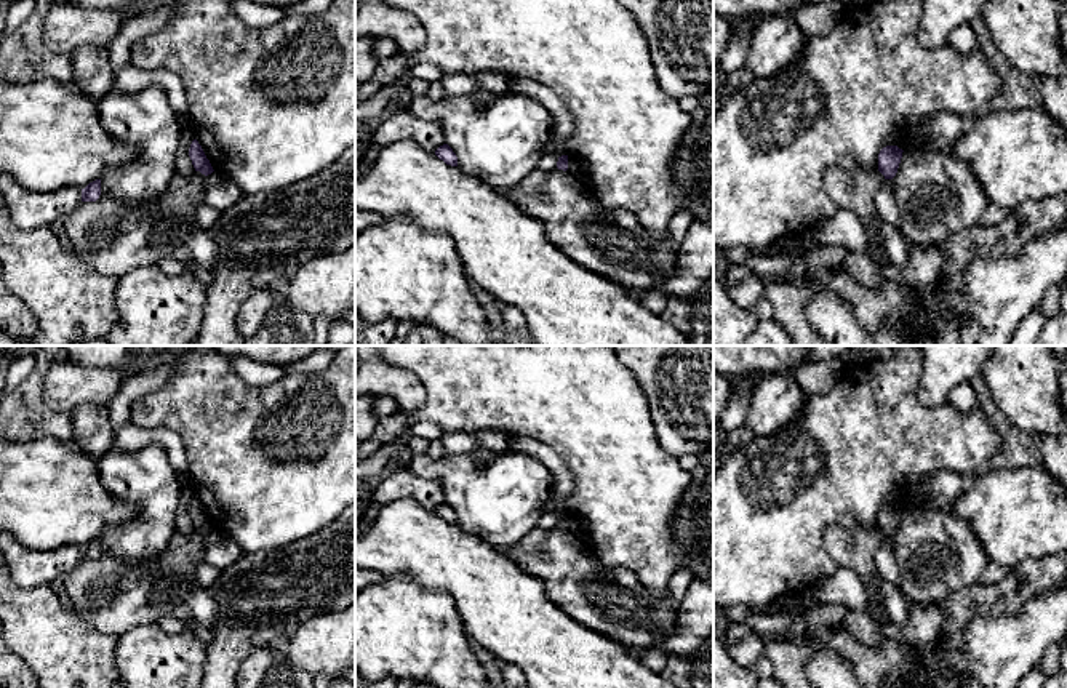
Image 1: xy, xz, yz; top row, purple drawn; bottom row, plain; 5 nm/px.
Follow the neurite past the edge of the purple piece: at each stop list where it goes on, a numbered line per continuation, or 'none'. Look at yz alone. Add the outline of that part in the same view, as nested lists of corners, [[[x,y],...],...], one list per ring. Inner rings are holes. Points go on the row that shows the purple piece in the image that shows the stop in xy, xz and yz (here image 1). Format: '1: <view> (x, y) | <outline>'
none

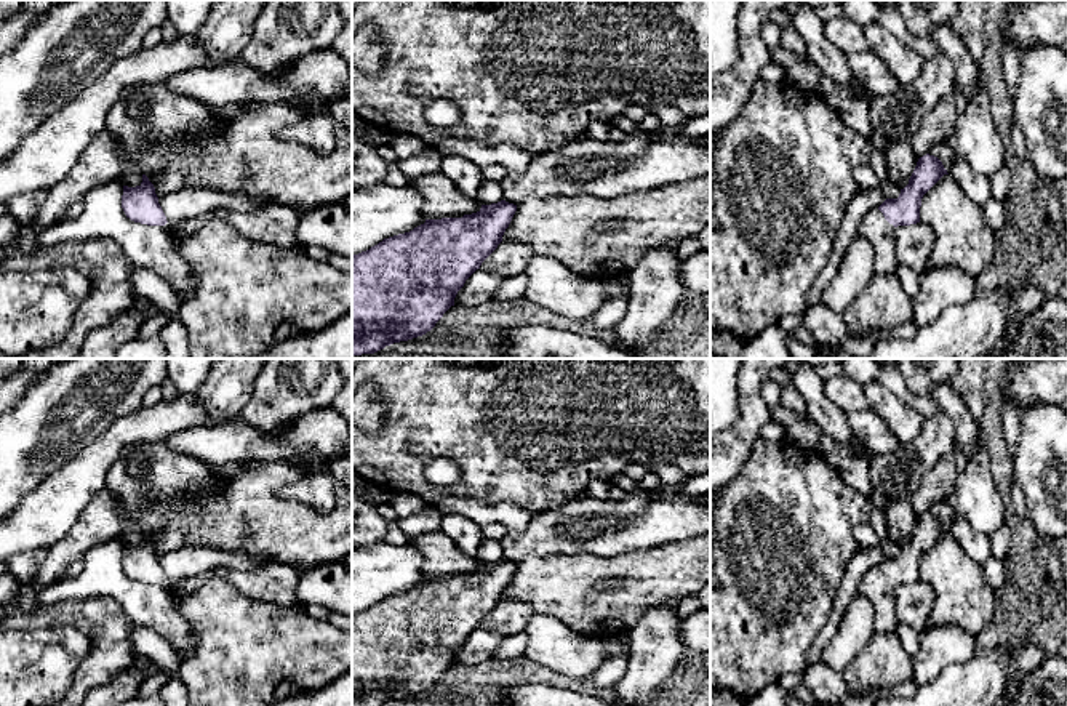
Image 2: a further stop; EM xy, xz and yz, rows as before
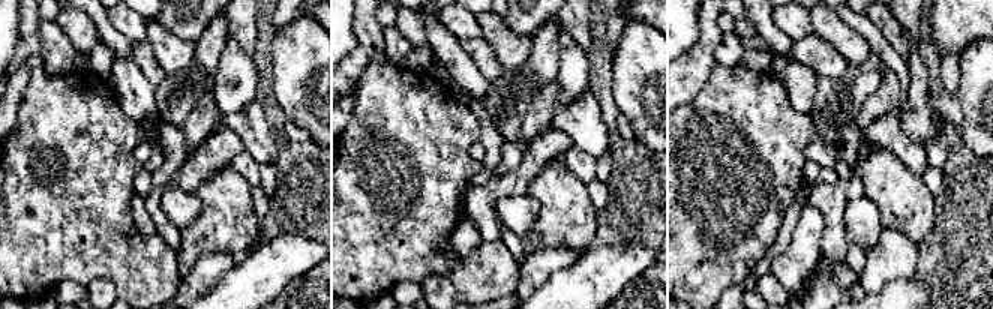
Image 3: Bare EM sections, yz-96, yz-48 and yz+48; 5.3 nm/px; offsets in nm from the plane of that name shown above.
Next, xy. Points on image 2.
1: xy (178, 231) | [[[194,216],[181,223],[166,223],[165,227],[168,229],[173,240],[179,243],[184,237],[190,235],[192,232],[195,232],[198,227],[210,223],[211,219],[214,218],[213,216]]]

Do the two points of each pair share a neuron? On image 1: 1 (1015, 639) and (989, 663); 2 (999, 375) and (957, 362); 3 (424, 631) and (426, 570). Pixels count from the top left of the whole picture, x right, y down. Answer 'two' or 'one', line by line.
1: one
2: two
3: two

